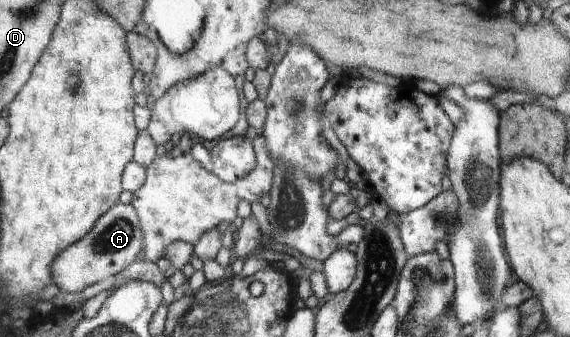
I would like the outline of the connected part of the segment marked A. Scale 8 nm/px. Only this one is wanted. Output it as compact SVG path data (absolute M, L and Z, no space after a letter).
M124 203L116 205L102 217L97 228L85 239L62 253L54 263L54 284L66 293L82 293L84 289L119 275L144 254L143 223L134 207Z

